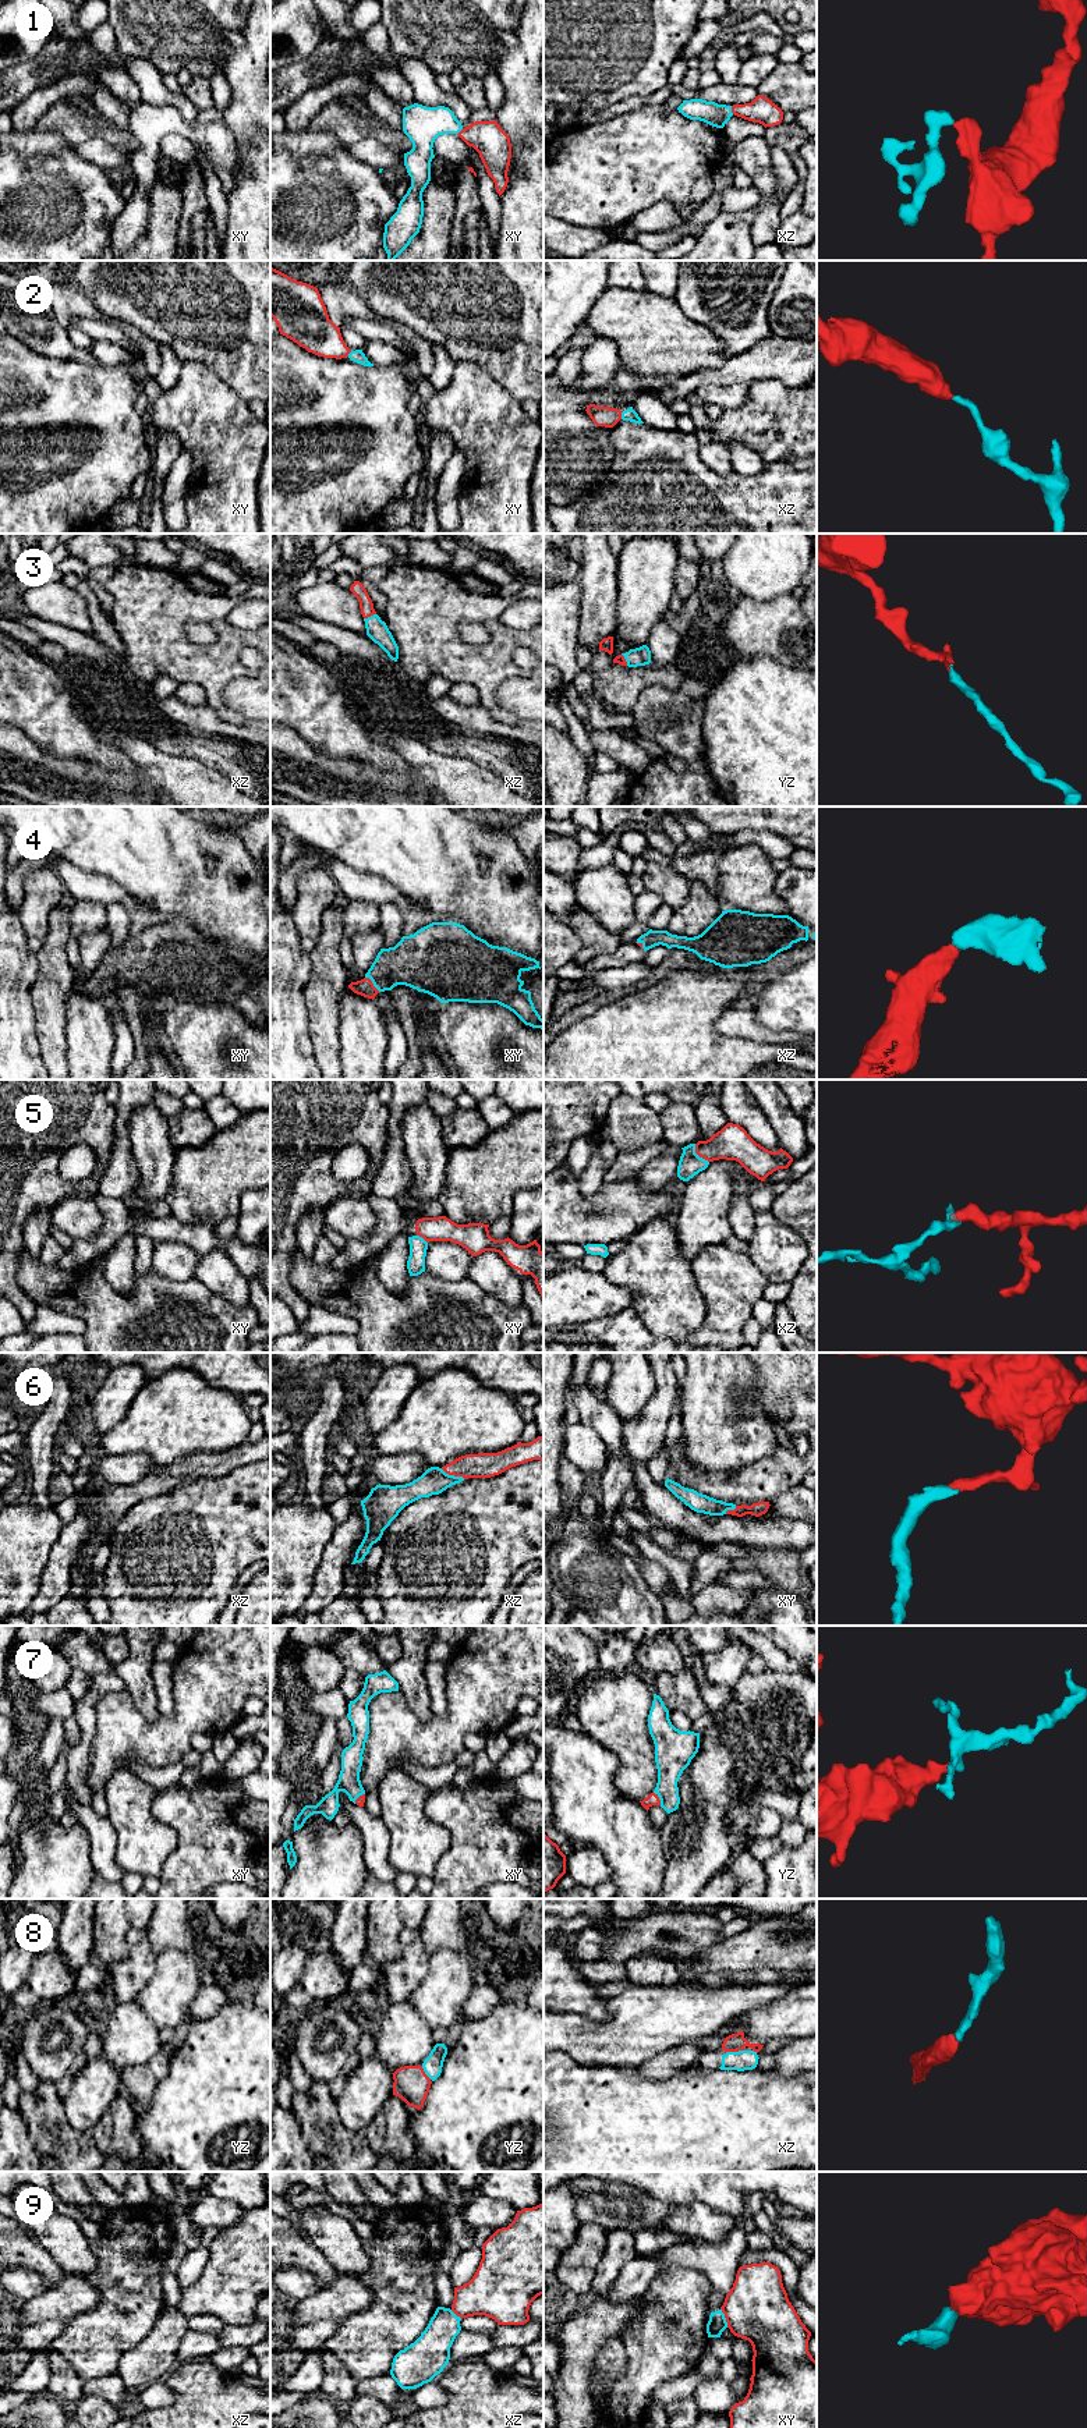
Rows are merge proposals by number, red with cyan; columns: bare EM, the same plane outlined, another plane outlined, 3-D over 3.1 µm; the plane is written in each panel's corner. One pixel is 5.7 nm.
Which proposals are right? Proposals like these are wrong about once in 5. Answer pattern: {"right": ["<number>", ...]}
{"right": ["1", "2", "3", "4", "6", "7", "8"]}

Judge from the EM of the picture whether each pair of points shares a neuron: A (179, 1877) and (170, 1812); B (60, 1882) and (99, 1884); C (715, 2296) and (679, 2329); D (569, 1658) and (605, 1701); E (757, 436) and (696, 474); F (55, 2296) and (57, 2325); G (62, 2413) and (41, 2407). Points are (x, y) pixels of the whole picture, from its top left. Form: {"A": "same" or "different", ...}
{"A": "same", "B": "different", "C": "different", "D": "different", "E": "different", "F": "different", "G": "same"}

